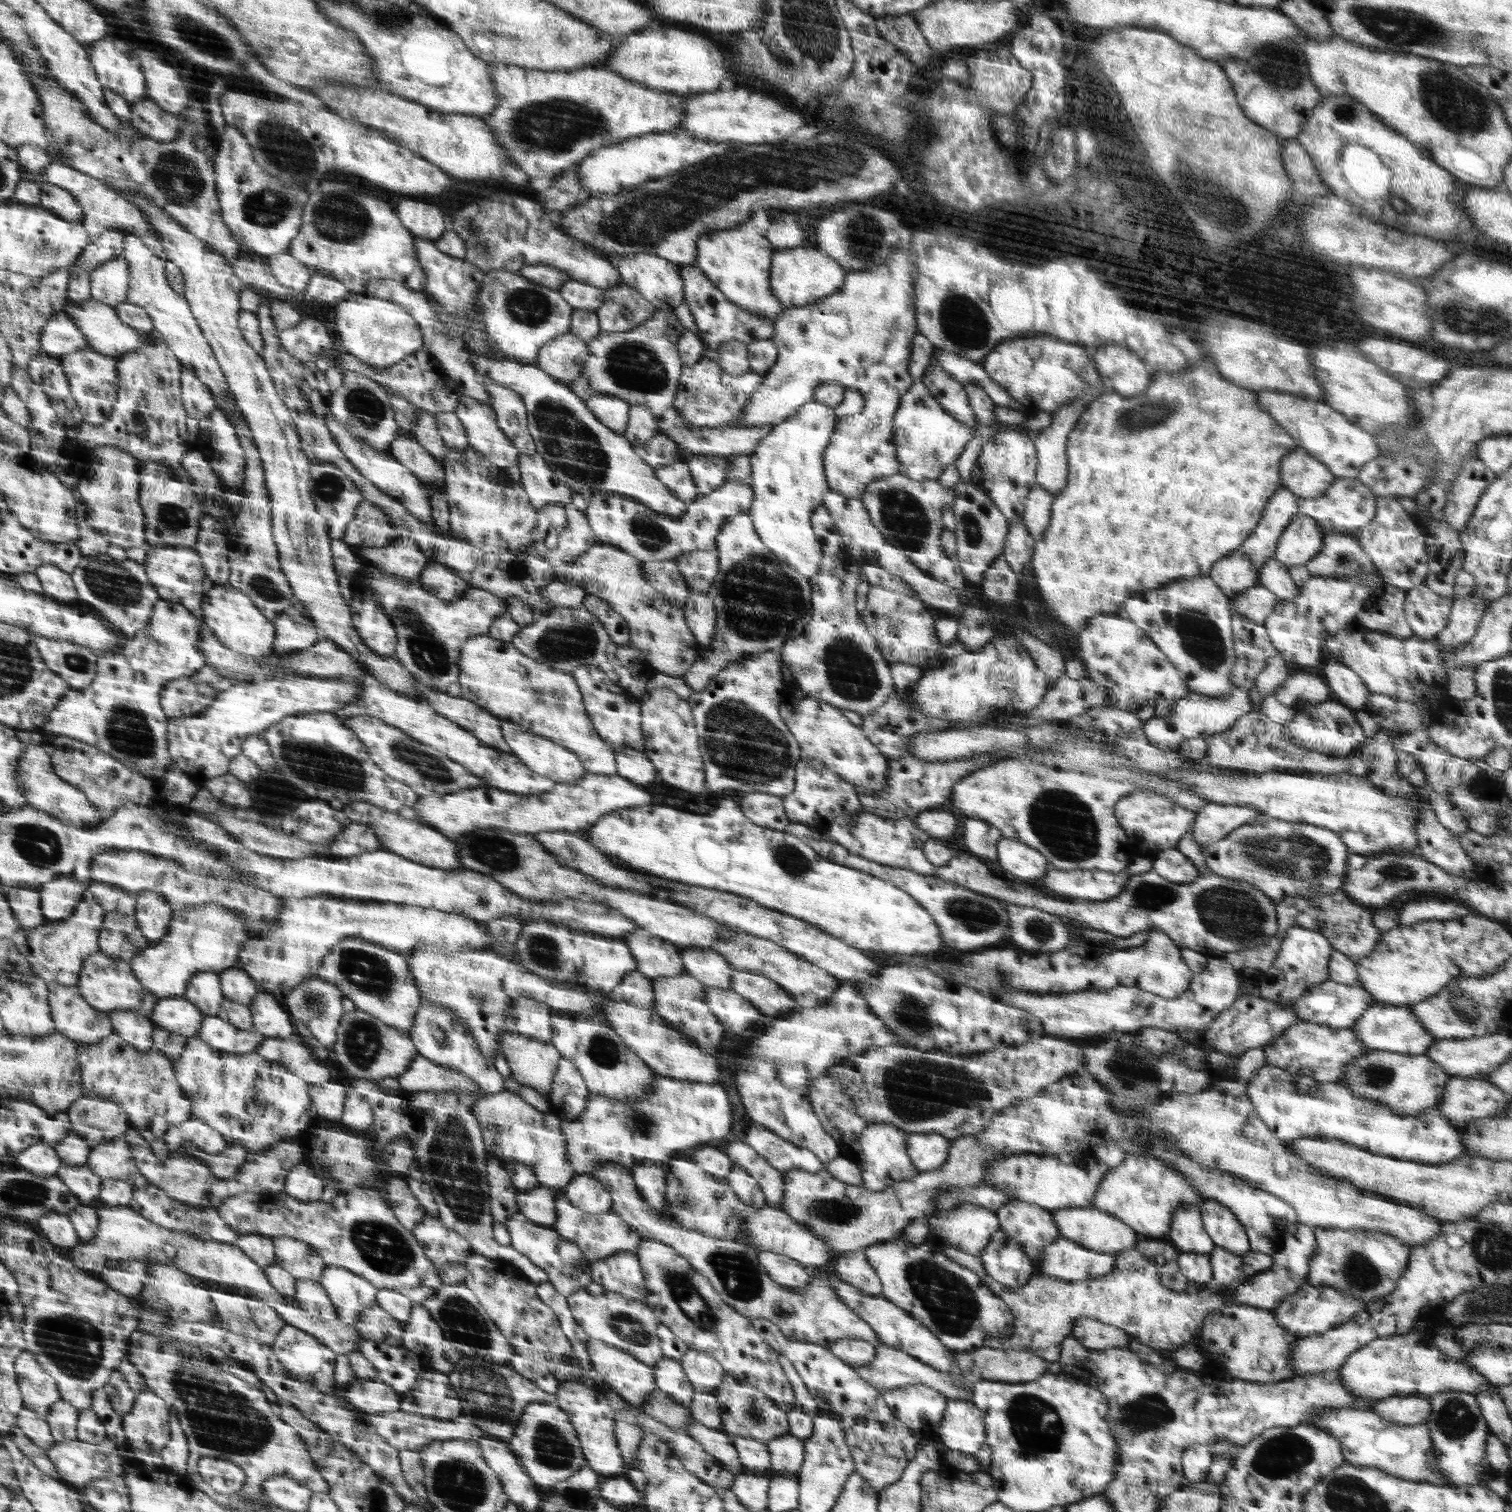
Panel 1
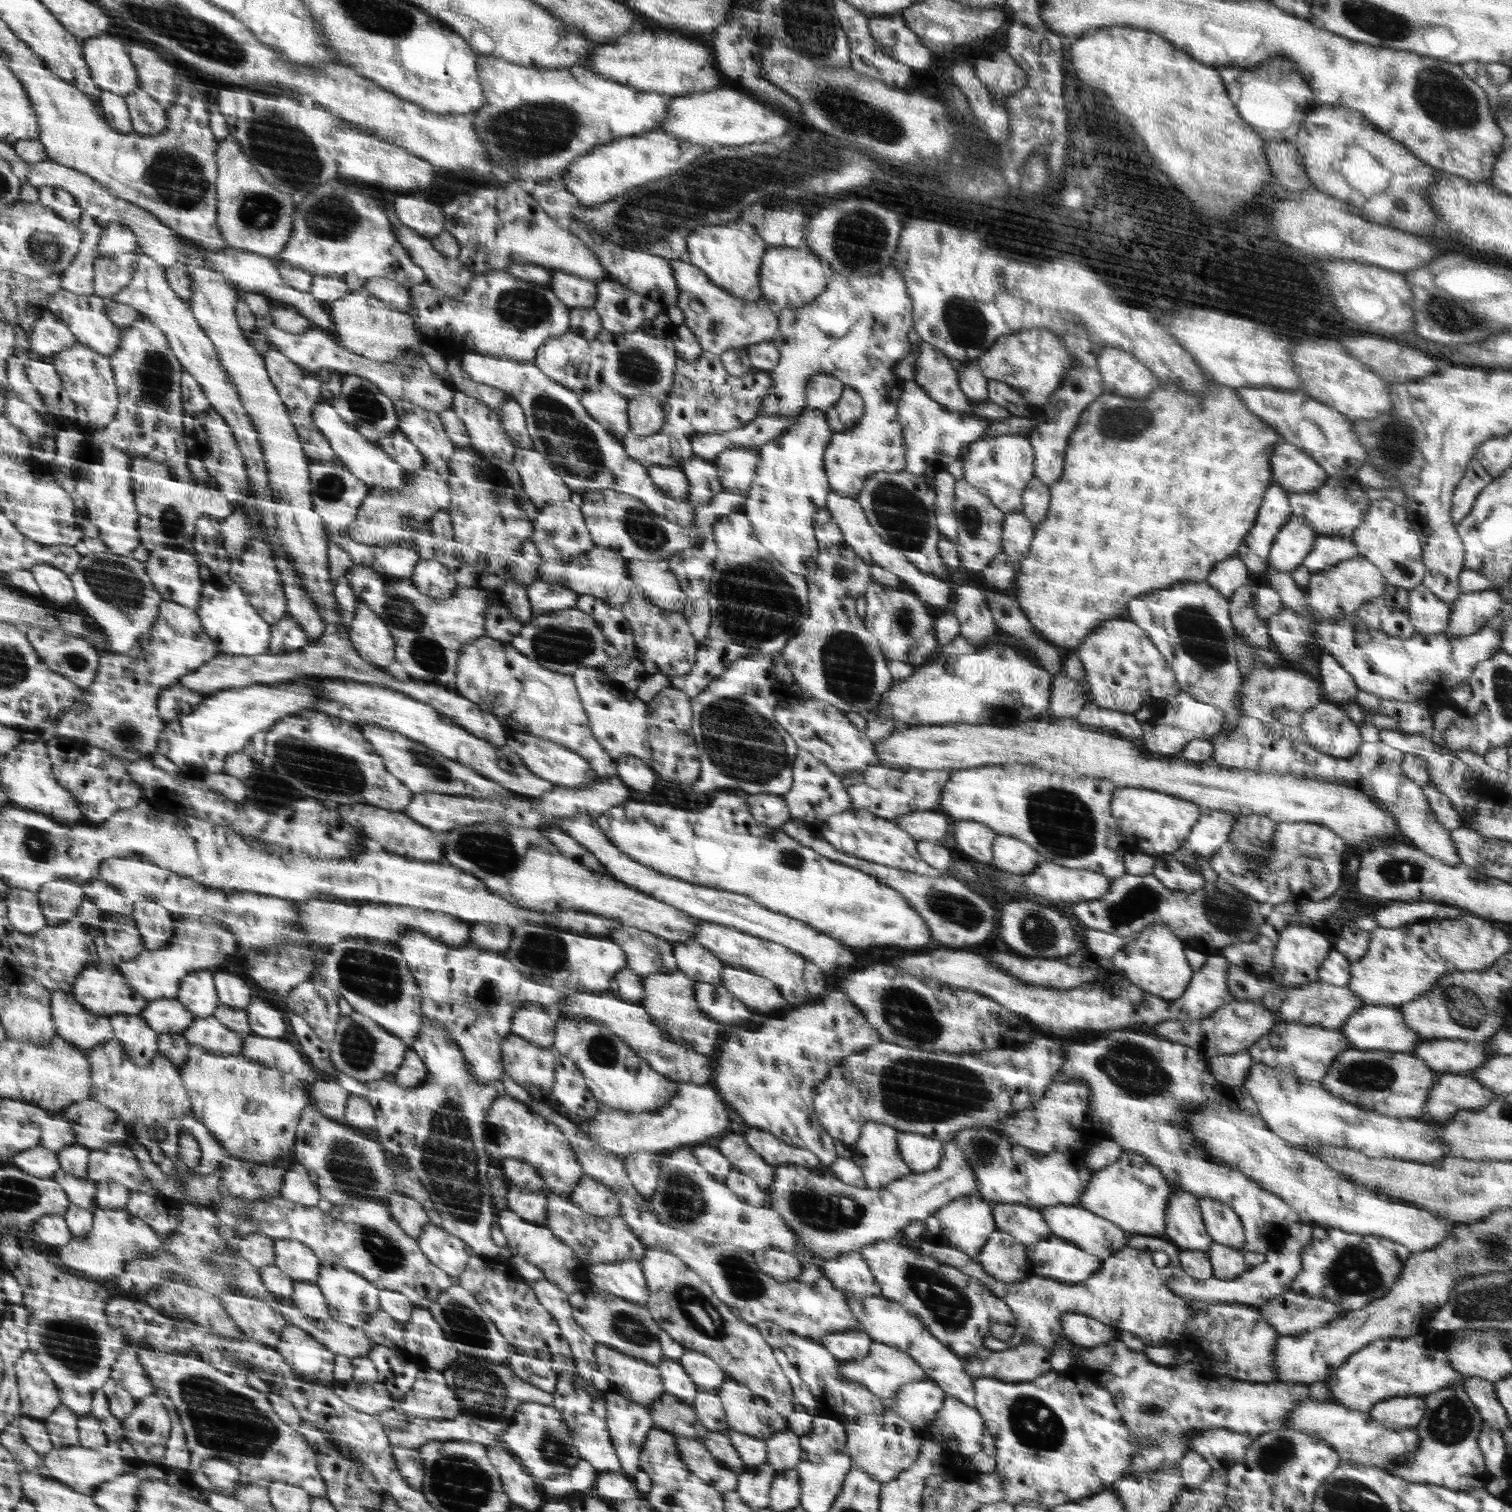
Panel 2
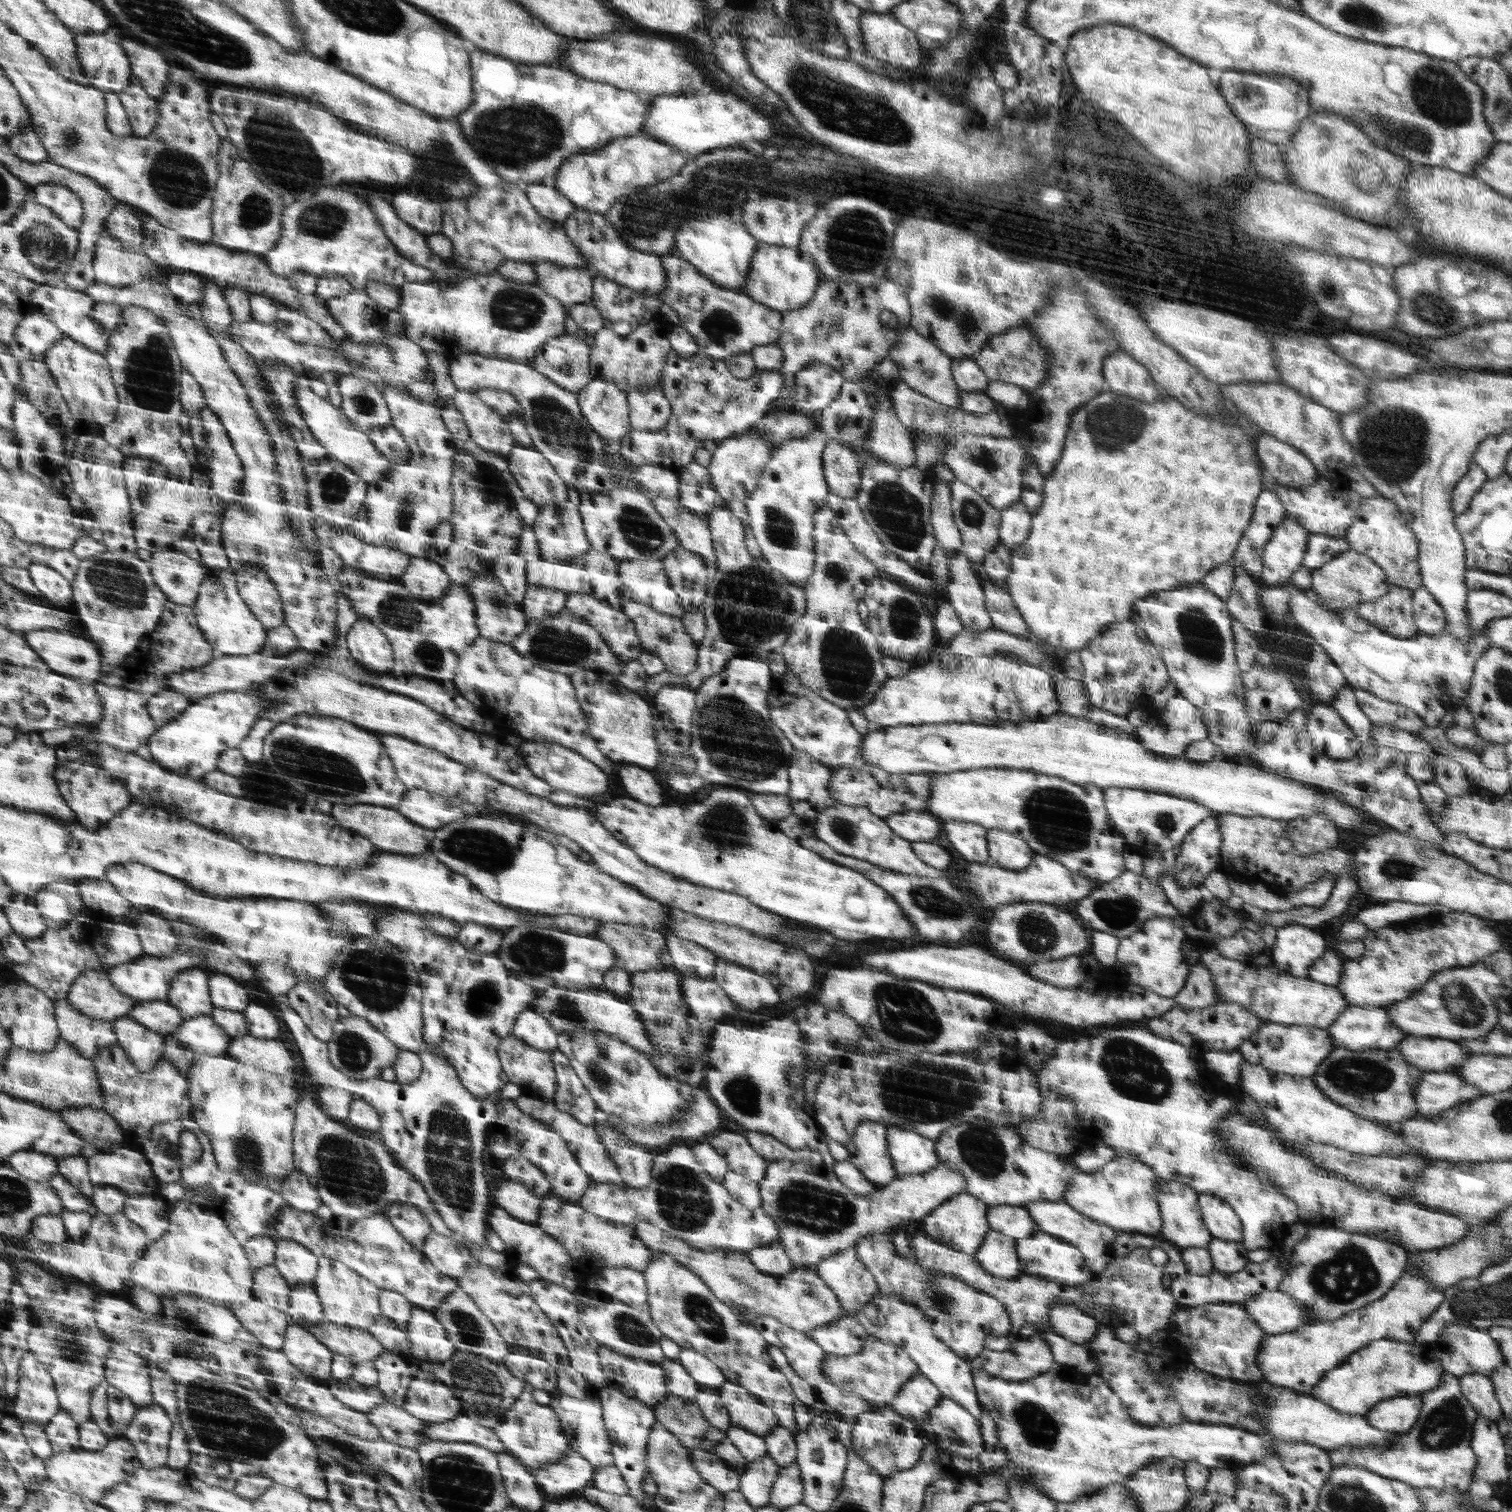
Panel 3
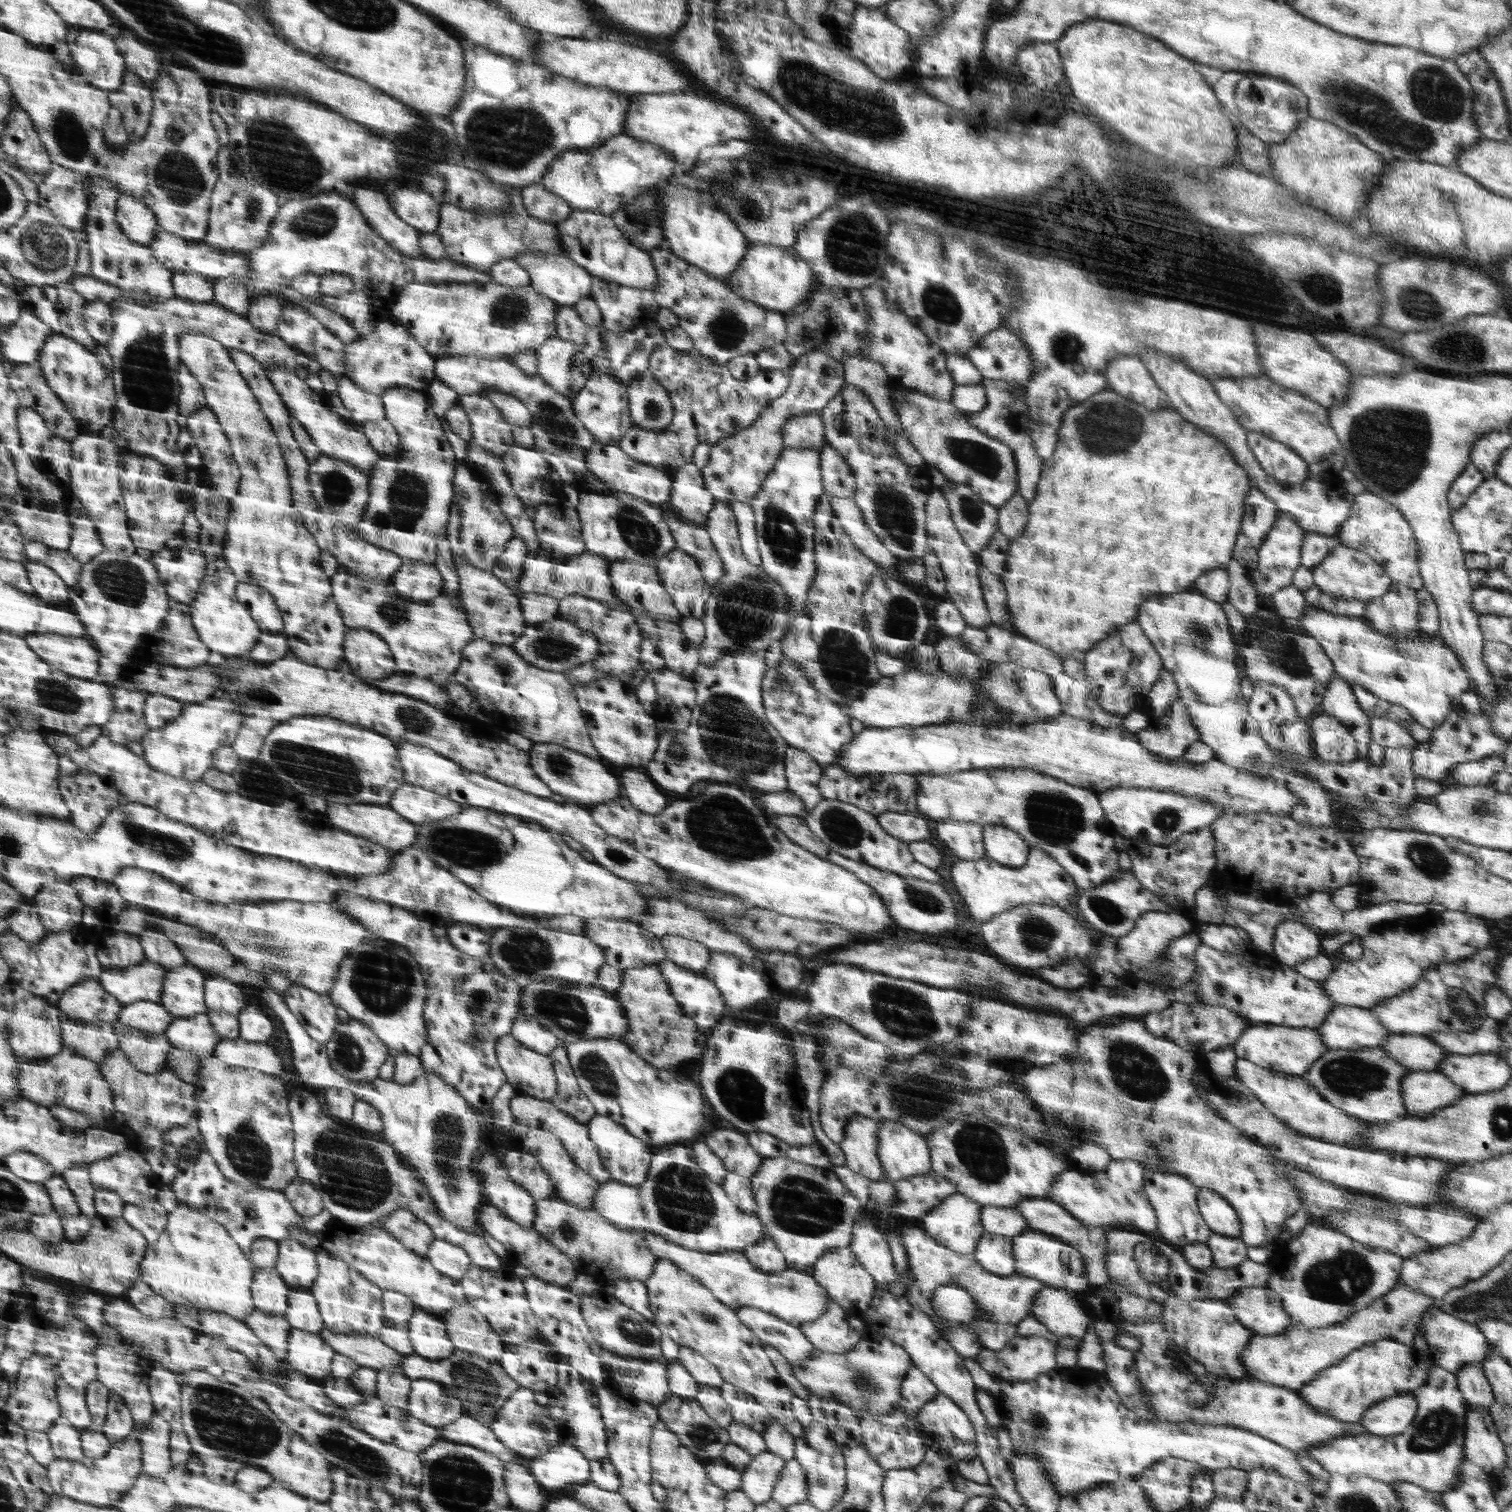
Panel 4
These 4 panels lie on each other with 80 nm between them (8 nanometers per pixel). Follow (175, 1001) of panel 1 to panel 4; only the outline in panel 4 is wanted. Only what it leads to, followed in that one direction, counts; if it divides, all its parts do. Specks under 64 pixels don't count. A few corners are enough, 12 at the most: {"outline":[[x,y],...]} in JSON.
{"outline":[[161,1002],[126,1005],[119,1022],[165,1034],[178,1019]]}

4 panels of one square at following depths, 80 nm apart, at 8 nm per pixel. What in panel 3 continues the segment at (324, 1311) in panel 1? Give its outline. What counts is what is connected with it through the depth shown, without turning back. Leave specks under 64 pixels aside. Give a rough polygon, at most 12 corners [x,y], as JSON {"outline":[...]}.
{"outline":[[312,1284],[292,1286],[293,1324],[319,1324],[324,1307]]}

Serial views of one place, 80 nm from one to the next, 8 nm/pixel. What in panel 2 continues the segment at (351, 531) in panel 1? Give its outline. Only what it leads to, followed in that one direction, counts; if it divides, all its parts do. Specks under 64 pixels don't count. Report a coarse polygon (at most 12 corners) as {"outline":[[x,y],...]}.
{"outline":[[393,401],[425,459],[404,489],[372,486],[347,536],[413,544],[412,528],[452,504],[456,452],[440,413]]}

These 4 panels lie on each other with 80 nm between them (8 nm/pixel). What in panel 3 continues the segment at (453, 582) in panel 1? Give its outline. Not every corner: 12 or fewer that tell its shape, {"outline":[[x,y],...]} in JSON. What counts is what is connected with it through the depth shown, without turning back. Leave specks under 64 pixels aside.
{"outline":[[412,557],[397,578],[416,599],[445,597],[452,579],[440,563]]}

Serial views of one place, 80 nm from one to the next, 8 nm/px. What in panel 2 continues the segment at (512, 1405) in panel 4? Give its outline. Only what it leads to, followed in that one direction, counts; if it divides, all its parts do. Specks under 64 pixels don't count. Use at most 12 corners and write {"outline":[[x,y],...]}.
{"outline":[[525,1402],[499,1436],[540,1482],[581,1459],[553,1405]]}

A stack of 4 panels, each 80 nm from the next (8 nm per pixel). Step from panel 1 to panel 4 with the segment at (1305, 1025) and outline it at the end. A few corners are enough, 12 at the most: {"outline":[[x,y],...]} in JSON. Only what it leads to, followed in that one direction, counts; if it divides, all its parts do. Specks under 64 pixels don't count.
{"outline":[[1252,1024],[1230,1048],[1300,1076],[1329,1051],[1315,1029]]}

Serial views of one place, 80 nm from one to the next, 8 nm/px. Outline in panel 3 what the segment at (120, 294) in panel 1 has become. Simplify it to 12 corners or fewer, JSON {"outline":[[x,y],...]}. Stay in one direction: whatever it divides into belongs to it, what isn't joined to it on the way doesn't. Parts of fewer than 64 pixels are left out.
{"outline":[[102,231],[95,258],[97,282],[129,287],[167,272],[144,249]]}

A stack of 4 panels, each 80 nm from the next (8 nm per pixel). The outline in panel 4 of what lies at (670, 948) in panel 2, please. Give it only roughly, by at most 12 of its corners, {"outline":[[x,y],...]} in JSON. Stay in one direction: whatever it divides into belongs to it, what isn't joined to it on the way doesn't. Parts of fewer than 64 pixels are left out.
{"outline":[[589,918],[582,934],[622,971],[667,958],[661,937],[632,920]]}

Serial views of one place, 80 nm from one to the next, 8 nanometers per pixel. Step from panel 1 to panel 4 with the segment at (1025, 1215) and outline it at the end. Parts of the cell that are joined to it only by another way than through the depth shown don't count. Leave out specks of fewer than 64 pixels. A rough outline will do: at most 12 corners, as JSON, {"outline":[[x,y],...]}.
{"outline":[[985,1206],[985,1233],[1014,1238],[1030,1229],[1015,1207]]}

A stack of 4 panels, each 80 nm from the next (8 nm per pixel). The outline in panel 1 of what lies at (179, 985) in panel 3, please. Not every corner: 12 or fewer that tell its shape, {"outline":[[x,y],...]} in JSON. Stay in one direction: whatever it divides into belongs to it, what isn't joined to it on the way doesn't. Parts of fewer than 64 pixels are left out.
{"outline":[[198,973],[184,996],[206,1017],[219,1016],[227,999],[221,973]]}

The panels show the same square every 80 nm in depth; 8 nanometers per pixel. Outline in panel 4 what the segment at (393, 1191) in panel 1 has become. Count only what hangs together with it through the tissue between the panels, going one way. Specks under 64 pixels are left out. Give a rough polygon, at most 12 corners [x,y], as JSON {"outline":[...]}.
{"outline":[[413,1211],[382,1221],[408,1250],[426,1257],[435,1236]]}

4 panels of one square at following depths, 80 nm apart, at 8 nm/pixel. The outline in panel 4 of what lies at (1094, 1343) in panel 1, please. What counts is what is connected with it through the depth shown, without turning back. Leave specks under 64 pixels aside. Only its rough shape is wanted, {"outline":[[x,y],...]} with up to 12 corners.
{"outline":[[1053,1287],[1030,1316],[1077,1341],[1095,1327],[1076,1298]]}

